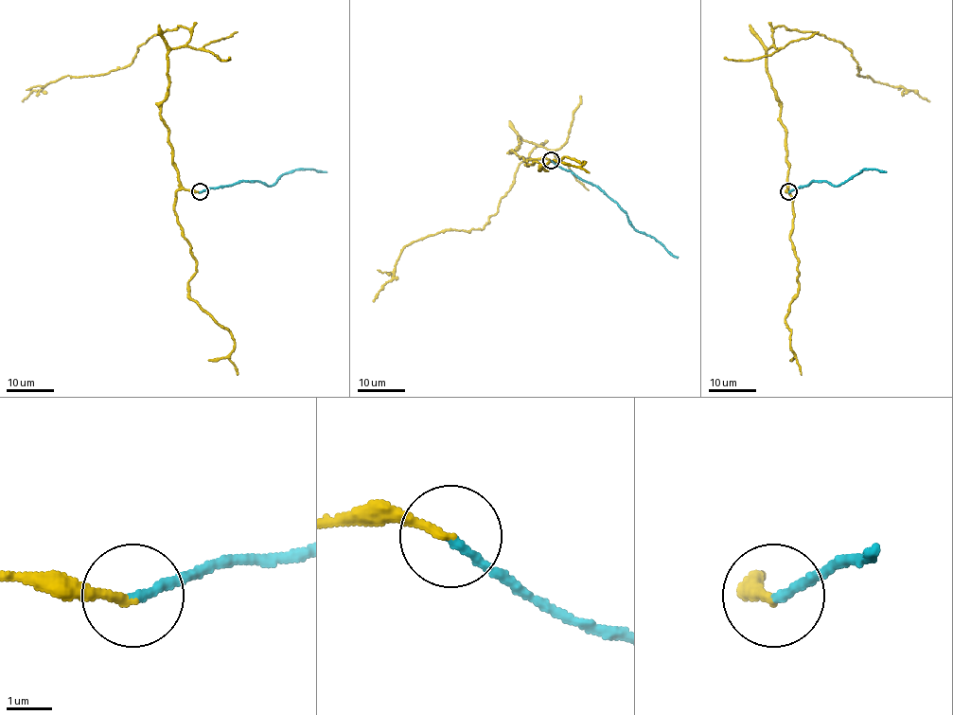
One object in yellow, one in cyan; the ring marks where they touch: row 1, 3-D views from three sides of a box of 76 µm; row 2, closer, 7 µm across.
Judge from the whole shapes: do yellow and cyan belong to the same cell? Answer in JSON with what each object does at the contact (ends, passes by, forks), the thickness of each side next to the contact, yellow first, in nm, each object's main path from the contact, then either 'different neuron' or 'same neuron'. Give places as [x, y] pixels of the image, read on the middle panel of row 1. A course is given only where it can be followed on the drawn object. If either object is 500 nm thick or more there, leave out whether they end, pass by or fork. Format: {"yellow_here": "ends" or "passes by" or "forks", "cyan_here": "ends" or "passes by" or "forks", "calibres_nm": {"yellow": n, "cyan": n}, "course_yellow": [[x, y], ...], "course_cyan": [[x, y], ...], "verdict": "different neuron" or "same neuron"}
{"yellow_here": "ends", "cyan_here": "ends", "calibres_nm": {"yellow": 200, "cyan": 200}, "course_yellow": [[552, 160], [520, 157], [511, 151], [518, 138], [542, 145], [518, 166], [487, 223], [409, 242], [373, 301]], "course_cyan": [[552, 160], [600, 187], [623, 209], [637, 230], [654, 237], [678, 257]], "verdict": "same neuron"}

